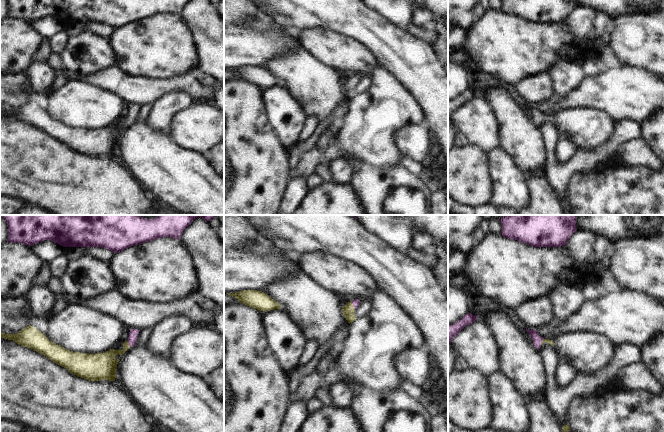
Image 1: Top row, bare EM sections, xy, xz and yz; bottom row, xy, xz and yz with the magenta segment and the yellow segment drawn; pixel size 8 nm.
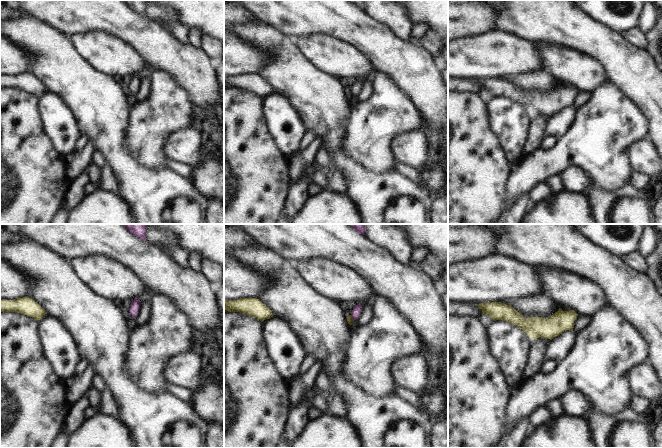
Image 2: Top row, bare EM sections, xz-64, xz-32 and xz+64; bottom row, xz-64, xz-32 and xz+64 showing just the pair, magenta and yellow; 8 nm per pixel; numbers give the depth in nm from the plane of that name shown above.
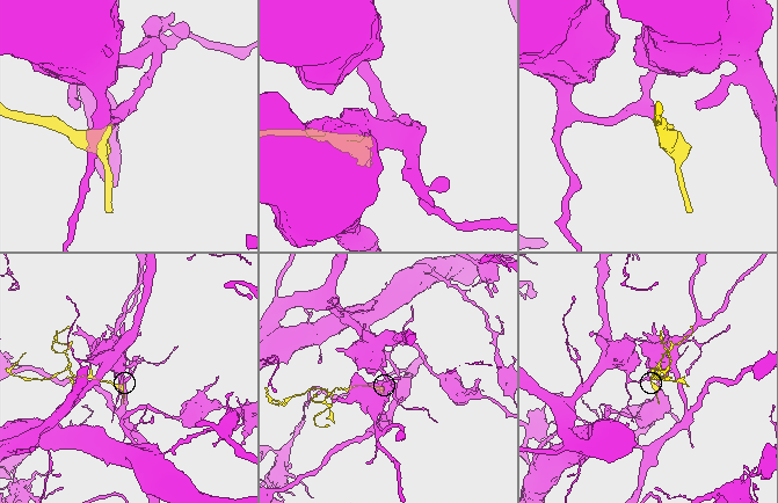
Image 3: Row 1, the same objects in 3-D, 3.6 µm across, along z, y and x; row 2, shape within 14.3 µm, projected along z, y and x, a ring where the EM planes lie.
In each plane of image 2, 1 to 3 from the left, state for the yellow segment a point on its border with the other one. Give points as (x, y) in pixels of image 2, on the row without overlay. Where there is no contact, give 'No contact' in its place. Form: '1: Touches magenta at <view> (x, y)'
1: No contact
2: Touches magenta at xz-32 (352, 92)
3: No contact

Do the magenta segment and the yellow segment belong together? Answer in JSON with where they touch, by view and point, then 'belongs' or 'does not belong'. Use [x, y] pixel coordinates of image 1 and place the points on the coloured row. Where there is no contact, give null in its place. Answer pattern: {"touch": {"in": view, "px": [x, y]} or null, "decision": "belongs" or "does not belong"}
{"touch": {"in": "xy", "px": [129, 344]}, "decision": "belongs"}

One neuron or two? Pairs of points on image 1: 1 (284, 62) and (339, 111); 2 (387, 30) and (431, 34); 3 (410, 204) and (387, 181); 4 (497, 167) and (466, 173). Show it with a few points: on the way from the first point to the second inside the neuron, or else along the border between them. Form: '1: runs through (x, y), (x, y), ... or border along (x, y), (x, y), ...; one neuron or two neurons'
1: border along (348, 100), (343, 100), (326, 118), (318, 123); two neurons
2: border along (415, 36), (430, 44); two neurons
3: runs through (403, 197), (394, 185); one neuron
4: border along (487, 153), (493, 191); two neurons

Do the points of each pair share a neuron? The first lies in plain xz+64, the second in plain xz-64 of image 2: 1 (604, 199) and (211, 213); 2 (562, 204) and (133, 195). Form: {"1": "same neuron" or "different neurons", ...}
{"1": "different neurons", "2": "different neurons"}

